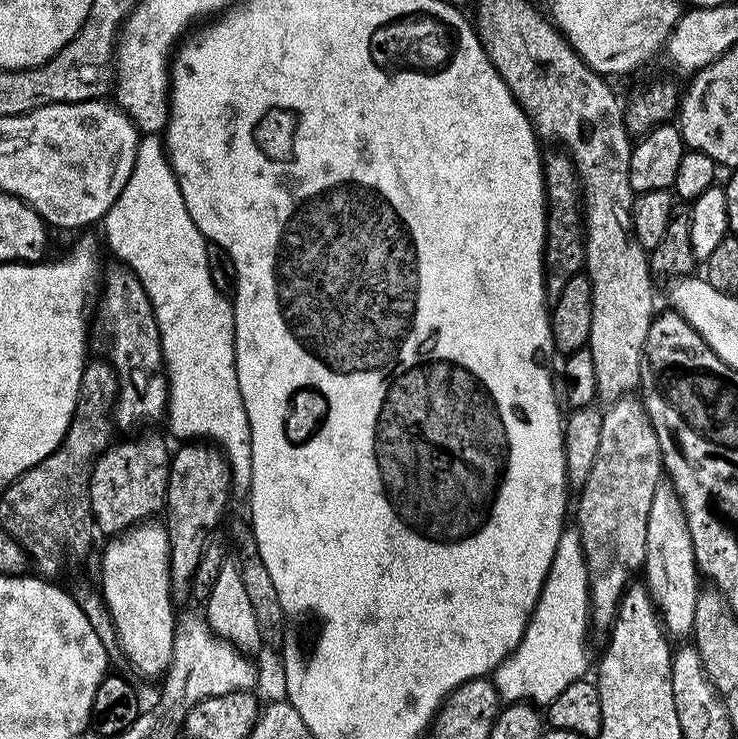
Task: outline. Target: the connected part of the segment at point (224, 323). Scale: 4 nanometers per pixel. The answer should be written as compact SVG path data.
M144 134L140 137L140 143L137 146L137 160L134 162L133 173L130 174L129 180L122 189L121 194L113 206L102 219L102 227L108 235L108 244L112 247L112 252L117 256L119 263L127 268L129 272L134 272L137 279L140 280L141 287L144 288L144 295L147 303L152 303L152 308L156 311L156 324L158 335L160 337L160 345L164 351L164 362L166 365L166 375L168 377L168 407L166 409L166 425L179 439L184 442L200 441L211 442L213 445L219 446L228 462L228 467L232 469L232 482L237 489L247 489L252 483L252 435L250 434L250 422L246 418L246 410L242 402L242 394L240 387L236 381L236 346L234 343L234 333L232 330L232 305L225 302L220 305L220 296L218 286L212 280L212 268L208 264L208 248L204 235L194 226L194 222L190 218L190 214L186 210L186 202L182 198L182 190L176 181L176 175L172 169L172 163L168 160L168 153L164 146L164 141L159 135Z

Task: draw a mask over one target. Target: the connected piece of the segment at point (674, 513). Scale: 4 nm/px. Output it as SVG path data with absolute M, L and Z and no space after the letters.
M657 483L646 522L646 558L642 569L642 580L665 629L673 637L689 635L692 632L694 606L702 590L699 579L701 580L698 575L696 551L692 545L688 519L680 495L676 493L671 483Z

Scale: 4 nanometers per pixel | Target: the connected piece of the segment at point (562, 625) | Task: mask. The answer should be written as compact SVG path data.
M565 530L554 550L536 609L532 612L523 638L513 652L496 667L496 692L504 702L531 702L546 706L570 682L581 679L588 668L588 648L584 639L590 633L590 601L588 598L588 571L580 533Z

